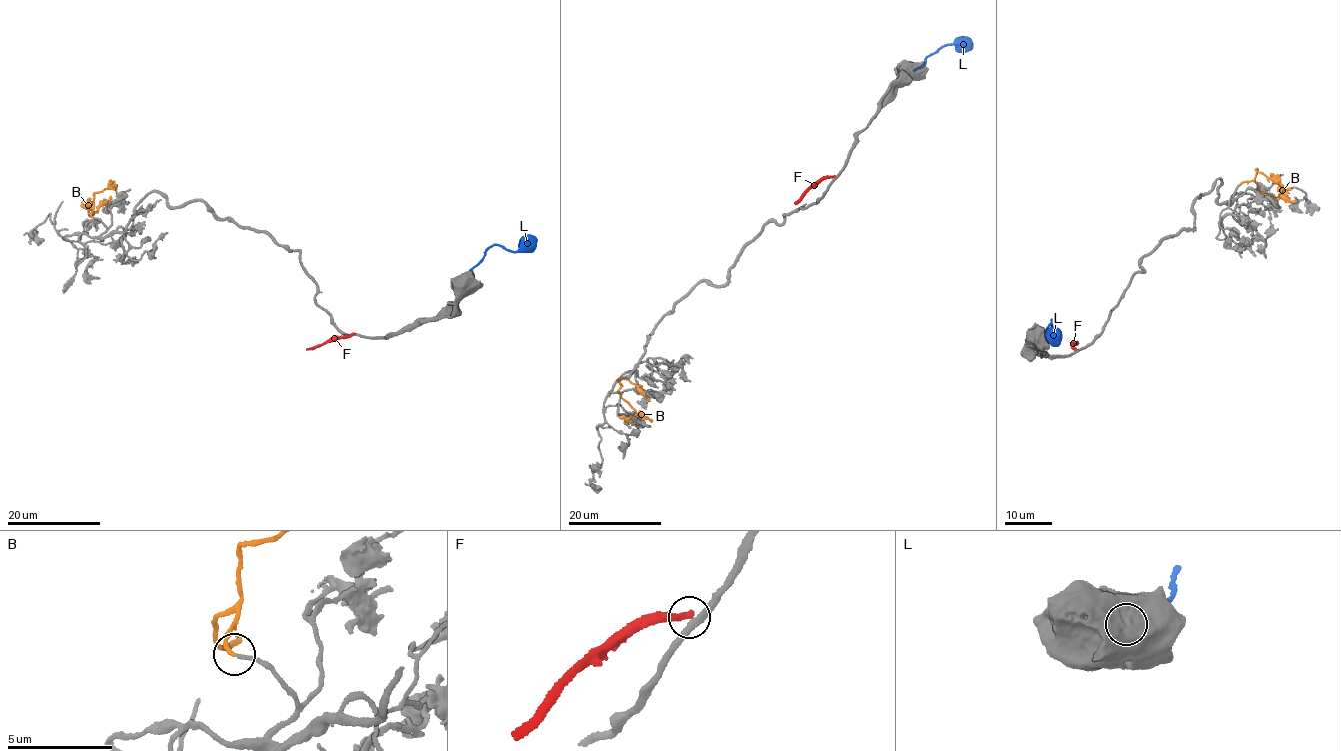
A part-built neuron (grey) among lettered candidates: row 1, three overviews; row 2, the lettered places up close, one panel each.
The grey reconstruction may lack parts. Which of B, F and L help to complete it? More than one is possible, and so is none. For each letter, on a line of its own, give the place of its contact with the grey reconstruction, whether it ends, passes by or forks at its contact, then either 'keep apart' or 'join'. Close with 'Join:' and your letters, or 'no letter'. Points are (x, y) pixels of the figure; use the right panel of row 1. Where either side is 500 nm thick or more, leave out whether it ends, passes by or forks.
B: (1240, 184) | it ends | join
F: (1075, 349) | it ends | keep apart
L: (1047, 330) | keep apart
Join: B

